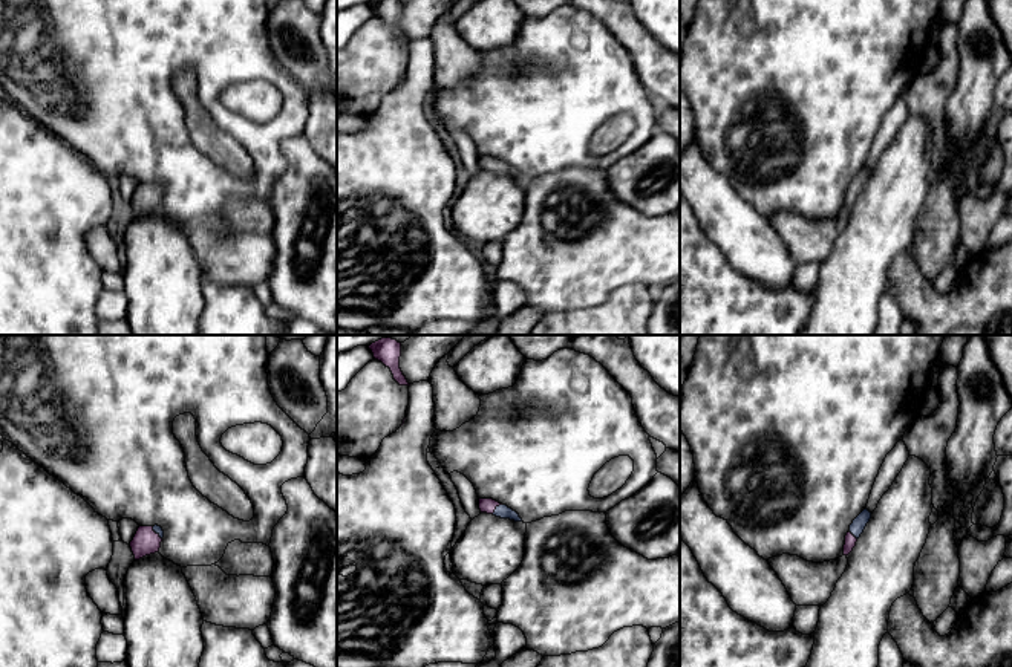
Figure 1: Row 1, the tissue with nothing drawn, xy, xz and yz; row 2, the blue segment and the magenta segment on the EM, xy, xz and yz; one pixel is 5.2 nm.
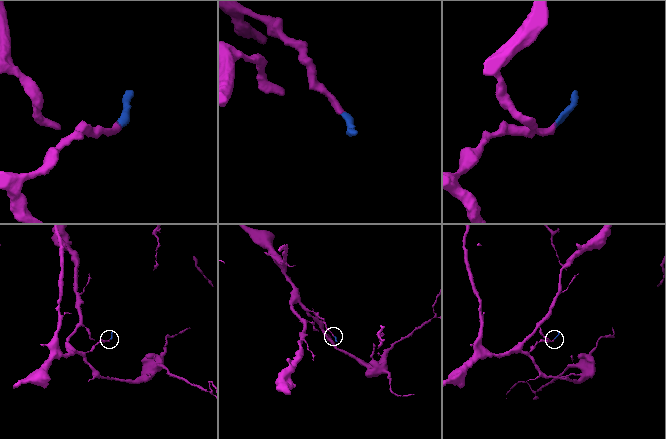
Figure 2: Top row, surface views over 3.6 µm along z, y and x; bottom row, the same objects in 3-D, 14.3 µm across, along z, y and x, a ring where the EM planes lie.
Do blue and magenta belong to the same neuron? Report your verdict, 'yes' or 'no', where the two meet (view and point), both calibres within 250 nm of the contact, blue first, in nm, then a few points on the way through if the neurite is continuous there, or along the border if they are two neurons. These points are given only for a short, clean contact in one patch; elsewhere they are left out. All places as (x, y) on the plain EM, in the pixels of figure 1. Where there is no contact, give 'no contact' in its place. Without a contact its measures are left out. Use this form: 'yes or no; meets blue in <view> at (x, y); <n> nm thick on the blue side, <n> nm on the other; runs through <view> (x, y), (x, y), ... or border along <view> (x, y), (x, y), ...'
yes; meets blue in xz at (496, 165); 70 nm thick on the blue side, 80 nm on the other; runs through xz (502, 169), (496, 165), (486, 162)

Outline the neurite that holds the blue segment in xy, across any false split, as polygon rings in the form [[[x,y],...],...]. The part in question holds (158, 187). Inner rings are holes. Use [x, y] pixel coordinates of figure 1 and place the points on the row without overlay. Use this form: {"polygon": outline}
{"polygon": [[[158,182],[139,184],[133,197],[130,199],[130,205],[135,213],[135,217],[158,210],[161,205],[162,194],[164,194],[164,188]]]}

